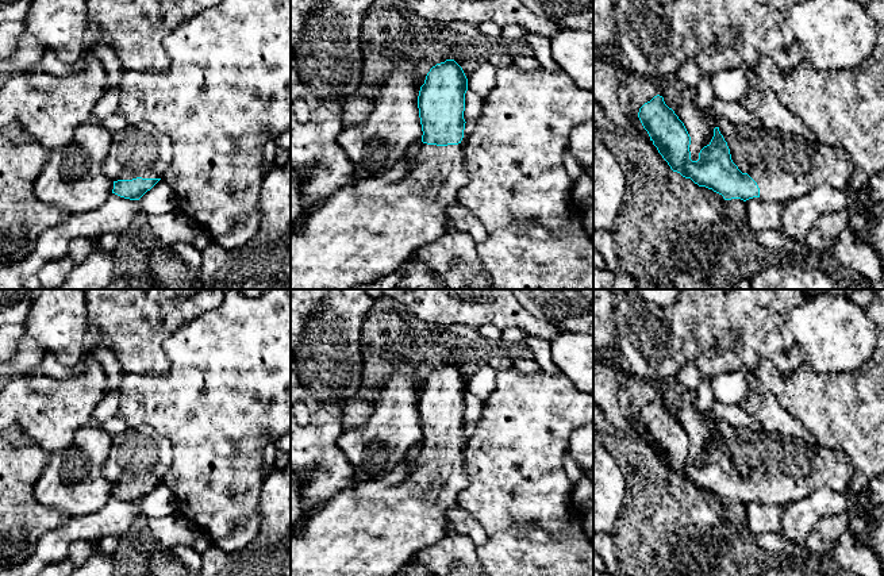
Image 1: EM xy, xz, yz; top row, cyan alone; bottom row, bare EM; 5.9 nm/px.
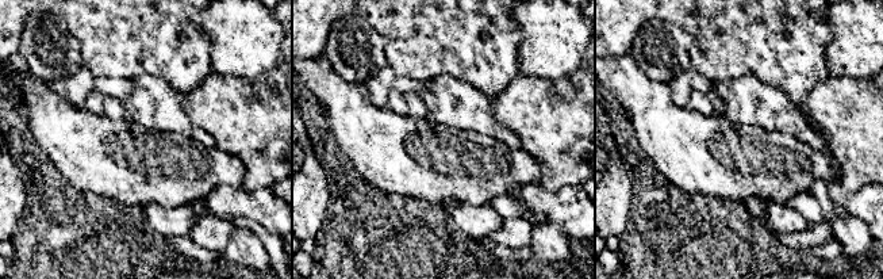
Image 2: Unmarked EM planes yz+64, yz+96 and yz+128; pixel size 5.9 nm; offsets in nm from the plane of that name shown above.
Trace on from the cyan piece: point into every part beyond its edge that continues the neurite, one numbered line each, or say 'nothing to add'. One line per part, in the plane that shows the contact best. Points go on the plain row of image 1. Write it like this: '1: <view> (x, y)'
1: yz (784, 469)

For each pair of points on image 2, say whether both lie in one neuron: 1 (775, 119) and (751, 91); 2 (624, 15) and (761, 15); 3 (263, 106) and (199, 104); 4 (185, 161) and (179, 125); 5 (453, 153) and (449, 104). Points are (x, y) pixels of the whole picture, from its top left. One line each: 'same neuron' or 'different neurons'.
1: same neuron
2: same neuron
3: same neuron
4: different neurons
5: different neurons

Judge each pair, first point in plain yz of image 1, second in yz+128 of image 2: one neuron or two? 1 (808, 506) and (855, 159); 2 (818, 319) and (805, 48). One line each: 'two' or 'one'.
1: two
2: two

